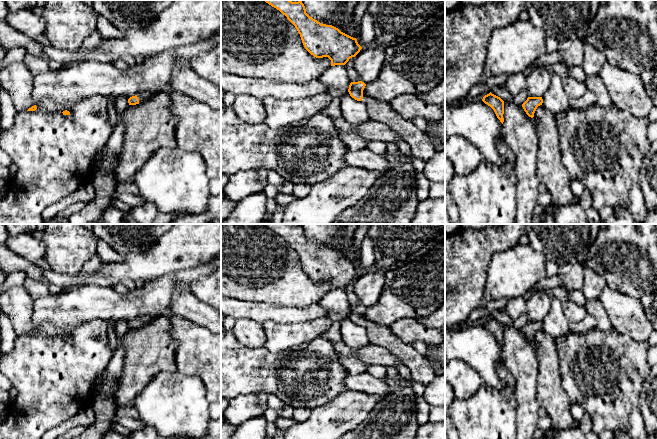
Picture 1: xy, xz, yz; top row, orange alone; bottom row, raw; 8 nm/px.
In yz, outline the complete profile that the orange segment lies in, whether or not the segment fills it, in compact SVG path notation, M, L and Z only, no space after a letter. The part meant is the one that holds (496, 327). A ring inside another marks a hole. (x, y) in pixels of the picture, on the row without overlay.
M491 316L489 318L485 319L483 321L482 325L494 334L497 342L503 348L503 346L504 346L504 342L503 342L504 325L500 321L492 318Z

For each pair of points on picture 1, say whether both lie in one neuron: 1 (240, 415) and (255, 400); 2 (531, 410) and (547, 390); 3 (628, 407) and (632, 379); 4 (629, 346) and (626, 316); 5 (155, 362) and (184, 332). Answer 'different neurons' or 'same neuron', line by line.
1: same neuron
2: different neurons
3: same neuron
4: different neurons
5: different neurons

